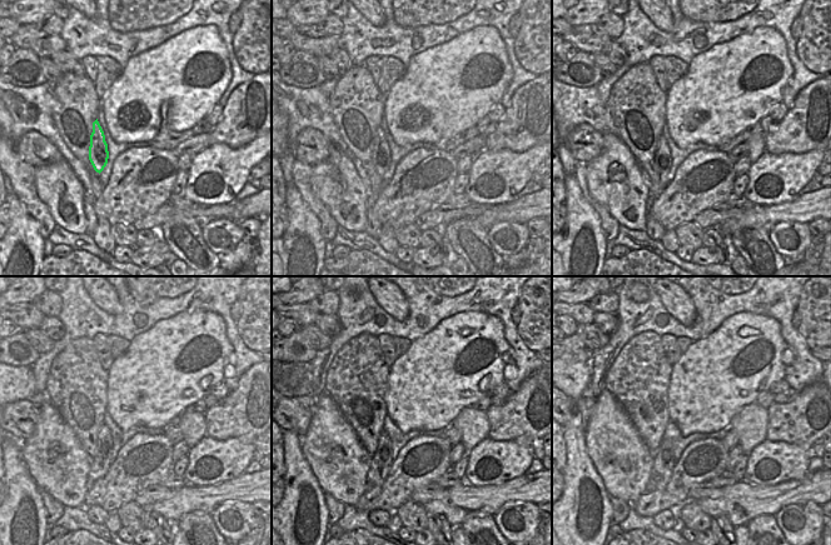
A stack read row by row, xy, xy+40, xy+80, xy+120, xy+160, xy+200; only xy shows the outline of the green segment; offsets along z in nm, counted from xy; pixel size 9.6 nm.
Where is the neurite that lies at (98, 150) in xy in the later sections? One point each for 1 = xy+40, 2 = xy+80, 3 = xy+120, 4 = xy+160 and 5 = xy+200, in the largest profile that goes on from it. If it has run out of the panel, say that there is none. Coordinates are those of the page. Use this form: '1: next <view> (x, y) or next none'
1: next xy+40 (381, 154)
2: next xy+80 (662, 158)
3: next xy+120 (100, 464)
4: next xy+160 (381, 463)
5: next xy+200 (663, 463)

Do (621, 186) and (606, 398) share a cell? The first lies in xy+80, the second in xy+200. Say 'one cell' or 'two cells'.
one cell

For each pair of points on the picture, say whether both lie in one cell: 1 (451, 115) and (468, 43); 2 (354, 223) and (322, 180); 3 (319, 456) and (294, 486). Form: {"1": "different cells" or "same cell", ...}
{"1": "same cell", "2": "same cell", "3": "different cells"}

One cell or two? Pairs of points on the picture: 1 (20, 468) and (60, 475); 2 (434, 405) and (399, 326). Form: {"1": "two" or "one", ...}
{"1": "two", "2": "two"}

